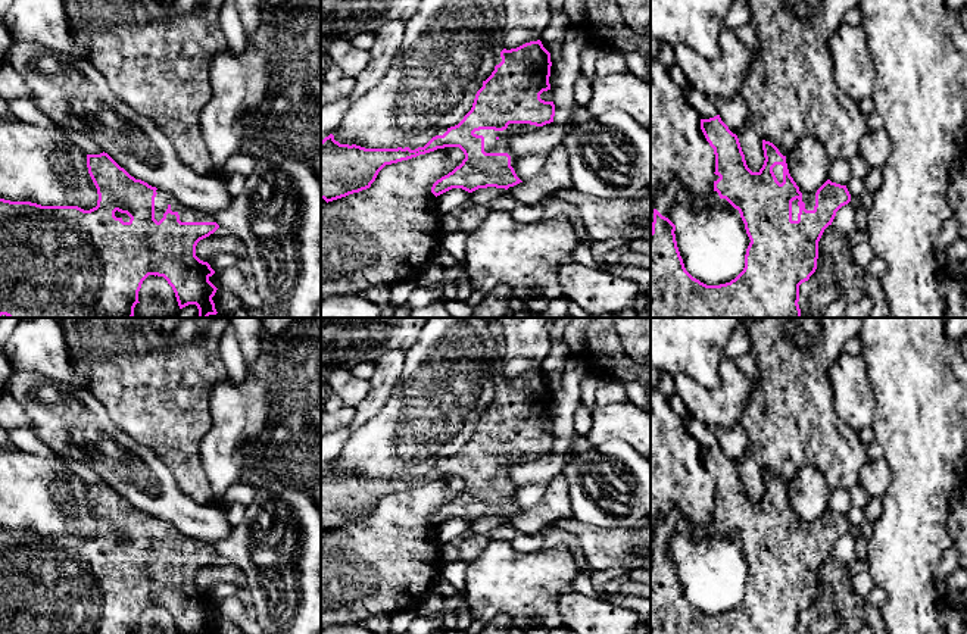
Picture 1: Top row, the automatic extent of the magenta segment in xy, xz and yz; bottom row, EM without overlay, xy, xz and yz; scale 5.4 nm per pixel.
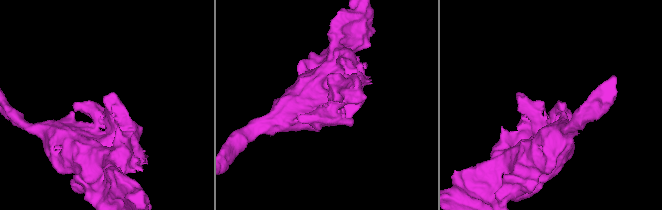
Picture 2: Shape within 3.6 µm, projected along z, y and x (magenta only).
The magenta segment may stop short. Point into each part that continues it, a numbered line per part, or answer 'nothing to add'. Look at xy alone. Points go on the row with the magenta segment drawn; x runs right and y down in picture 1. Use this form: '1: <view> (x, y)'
1: xy (162, 199)

